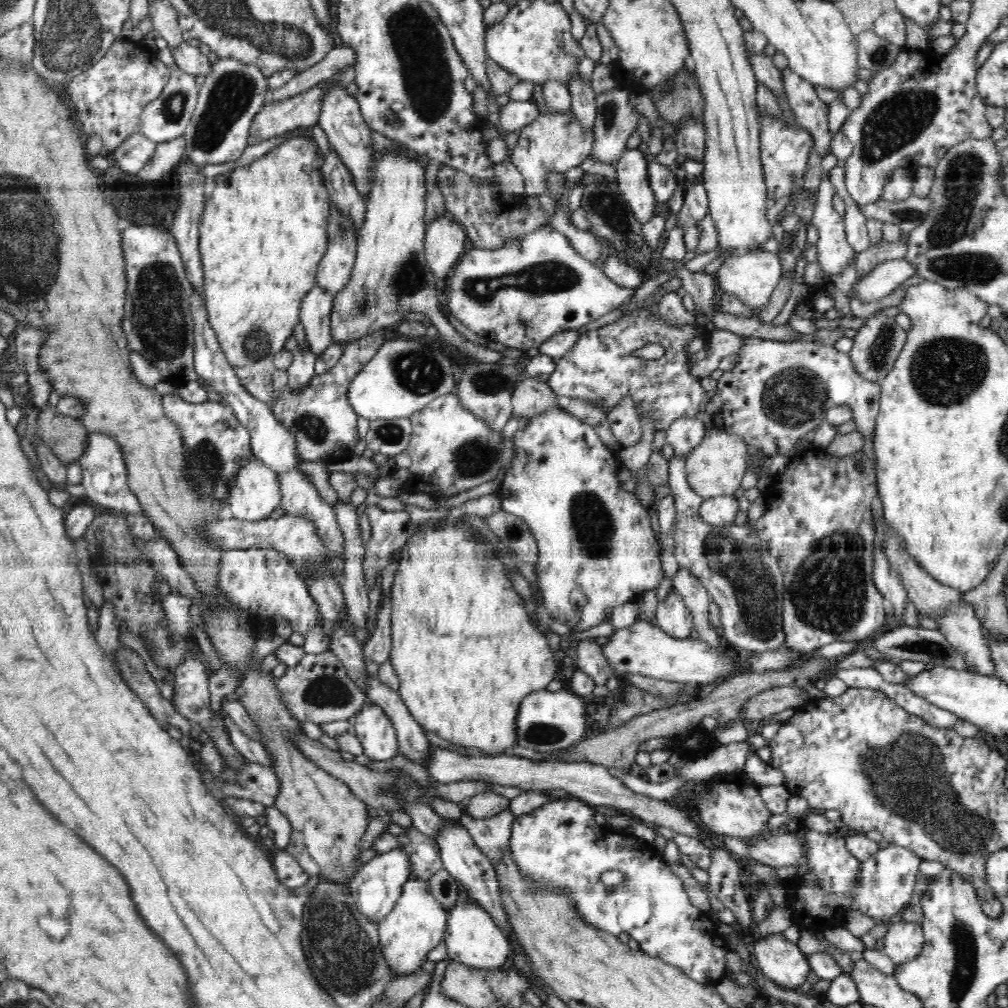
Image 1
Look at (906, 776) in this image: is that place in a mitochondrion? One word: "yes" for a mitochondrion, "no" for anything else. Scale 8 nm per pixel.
yes

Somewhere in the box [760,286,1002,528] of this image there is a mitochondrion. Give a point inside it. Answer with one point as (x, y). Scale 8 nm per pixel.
(945, 371)

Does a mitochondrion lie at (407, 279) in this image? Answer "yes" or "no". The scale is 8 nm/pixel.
yes

